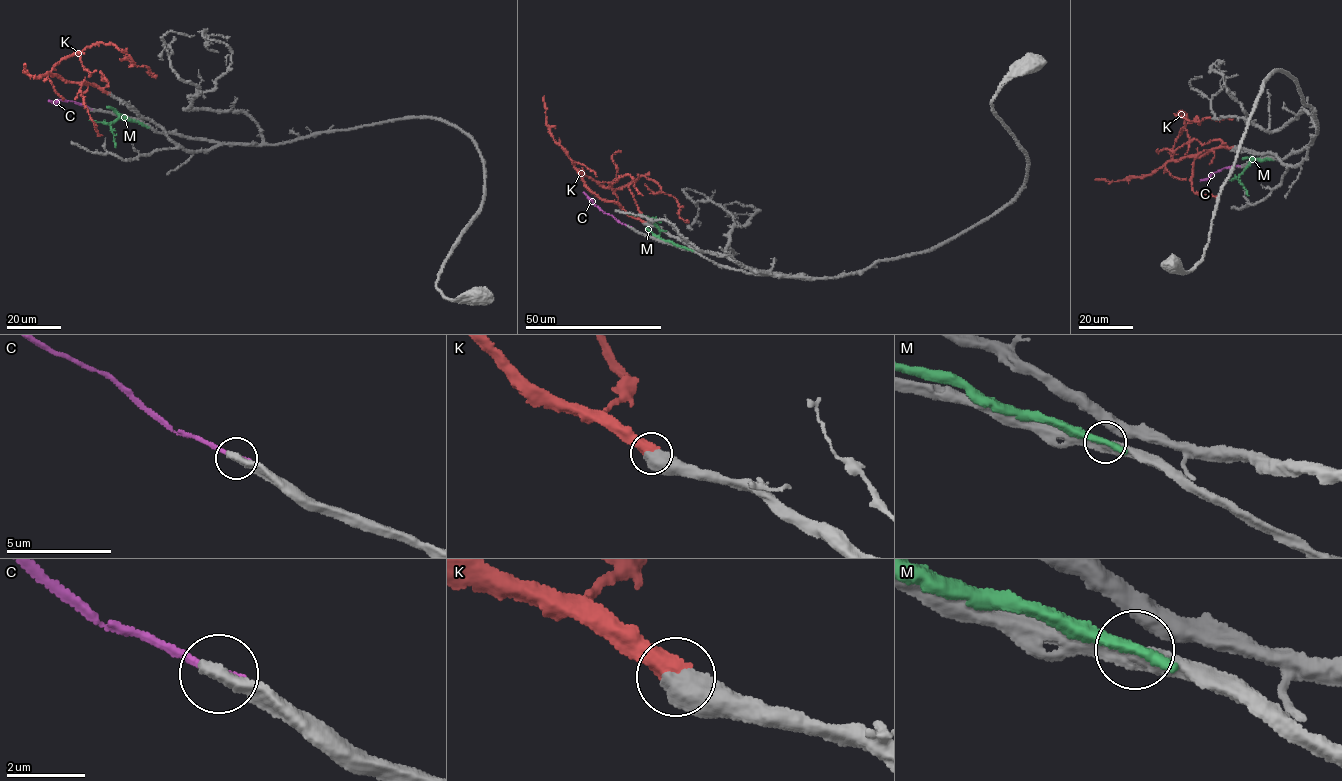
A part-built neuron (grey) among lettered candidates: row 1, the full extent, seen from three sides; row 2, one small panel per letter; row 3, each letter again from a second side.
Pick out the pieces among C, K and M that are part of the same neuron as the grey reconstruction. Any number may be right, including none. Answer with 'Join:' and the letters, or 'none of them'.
Join: K

